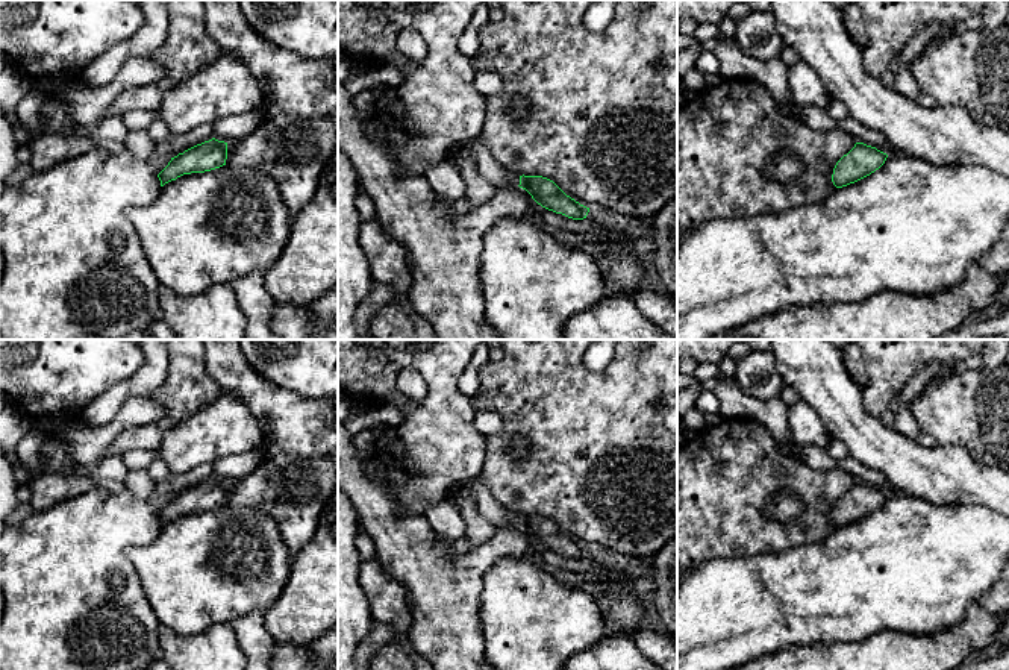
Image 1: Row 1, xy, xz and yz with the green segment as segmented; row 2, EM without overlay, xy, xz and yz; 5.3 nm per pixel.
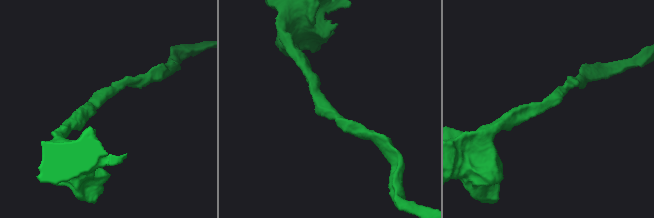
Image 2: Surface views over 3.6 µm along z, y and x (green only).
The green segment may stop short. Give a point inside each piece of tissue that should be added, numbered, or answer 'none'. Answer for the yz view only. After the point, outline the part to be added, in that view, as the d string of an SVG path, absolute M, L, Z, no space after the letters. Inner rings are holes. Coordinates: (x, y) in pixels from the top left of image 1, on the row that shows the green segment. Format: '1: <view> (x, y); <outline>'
none

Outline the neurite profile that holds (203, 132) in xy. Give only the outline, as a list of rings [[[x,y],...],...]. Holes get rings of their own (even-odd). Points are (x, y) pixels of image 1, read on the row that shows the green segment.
[[[200,124],[189,132],[185,132],[182,135],[174,135],[170,141],[155,142],[155,152],[159,155],[167,155],[174,158],[179,153],[183,153],[185,150],[197,144],[201,144],[205,141],[209,141],[212,138],[214,138],[212,124]]]

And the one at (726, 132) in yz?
[[[721,79],[714,86],[695,91],[677,108],[677,240],[715,218],[780,214],[826,199],[838,189],[832,182],[836,162],[856,142],[853,135],[839,127],[815,130],[797,120],[779,117],[771,106],[768,89],[753,79]],[[779,152],[794,152],[801,159],[804,171],[797,179],[782,183],[765,177],[765,162]]]

